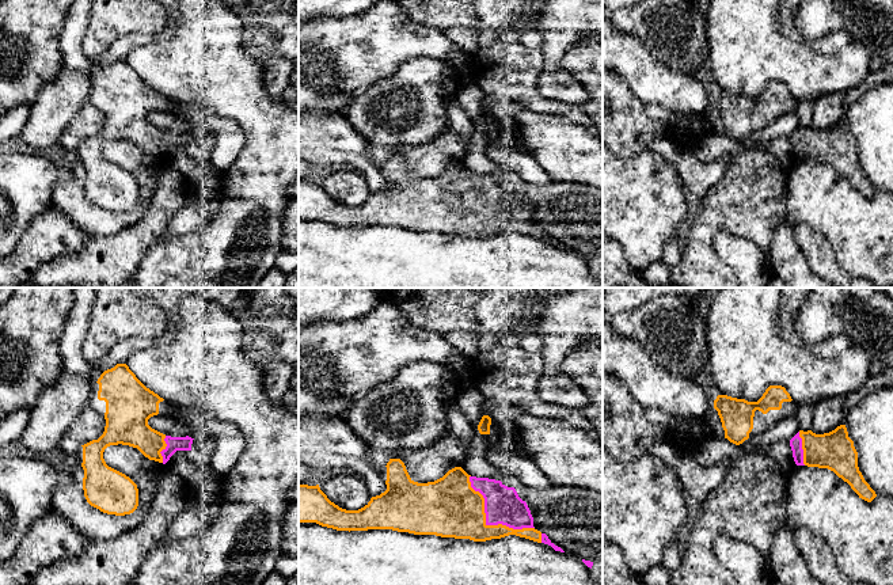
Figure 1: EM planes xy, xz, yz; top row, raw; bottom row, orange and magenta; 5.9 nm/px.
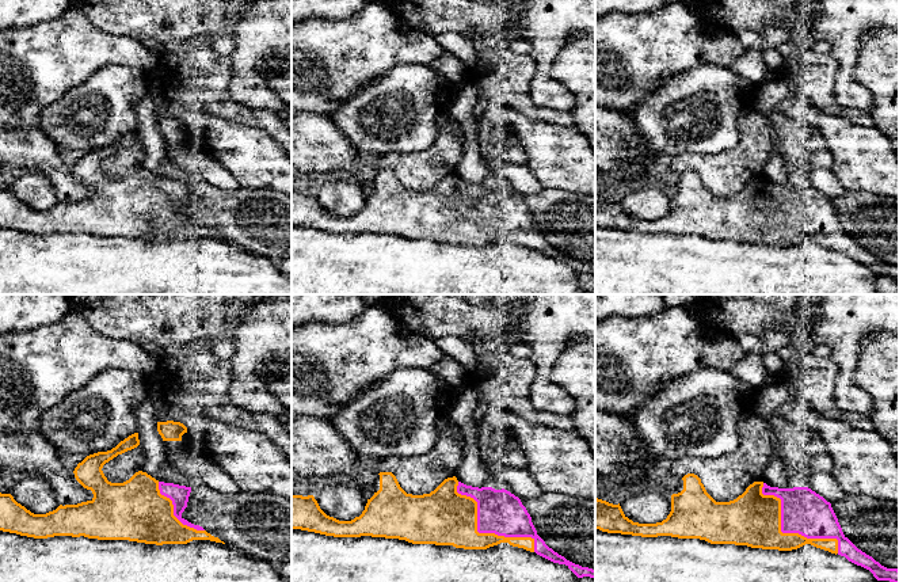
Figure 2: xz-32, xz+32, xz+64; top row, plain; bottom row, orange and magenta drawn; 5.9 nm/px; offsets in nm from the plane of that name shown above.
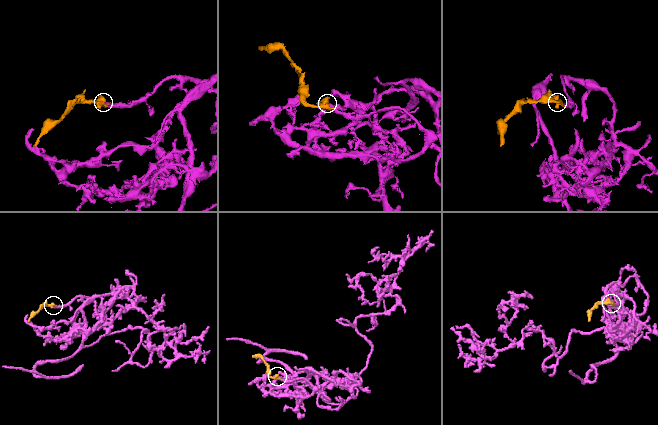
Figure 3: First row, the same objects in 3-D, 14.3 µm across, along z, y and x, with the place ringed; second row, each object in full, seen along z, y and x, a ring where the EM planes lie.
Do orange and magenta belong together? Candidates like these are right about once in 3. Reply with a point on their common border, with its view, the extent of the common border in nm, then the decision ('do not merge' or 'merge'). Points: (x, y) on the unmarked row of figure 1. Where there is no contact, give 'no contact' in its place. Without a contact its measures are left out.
meets orange in xz at (485, 219); contact 500 nm long; merge

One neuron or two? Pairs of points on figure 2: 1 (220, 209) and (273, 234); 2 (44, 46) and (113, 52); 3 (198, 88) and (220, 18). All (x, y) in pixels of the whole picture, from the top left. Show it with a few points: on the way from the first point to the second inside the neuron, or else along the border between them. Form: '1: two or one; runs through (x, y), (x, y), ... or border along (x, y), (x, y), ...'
1: one; runs through (233, 215), (259, 220)
2: one; runs through (61, 49), (95, 49)
3: two; border along (202, 34), (171, 44)

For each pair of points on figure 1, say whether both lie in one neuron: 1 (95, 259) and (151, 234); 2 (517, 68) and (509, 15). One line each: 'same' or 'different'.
1: same
2: different

